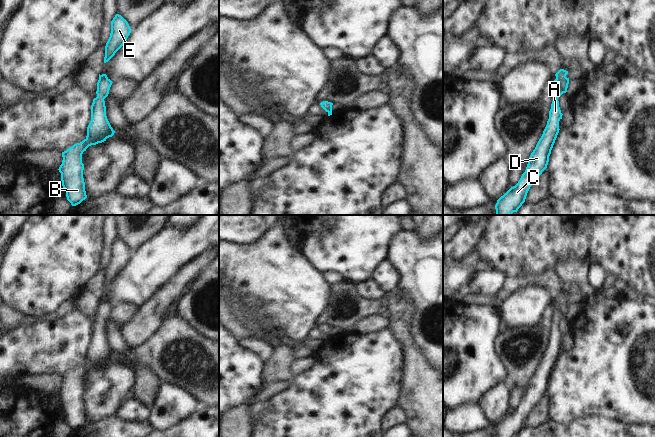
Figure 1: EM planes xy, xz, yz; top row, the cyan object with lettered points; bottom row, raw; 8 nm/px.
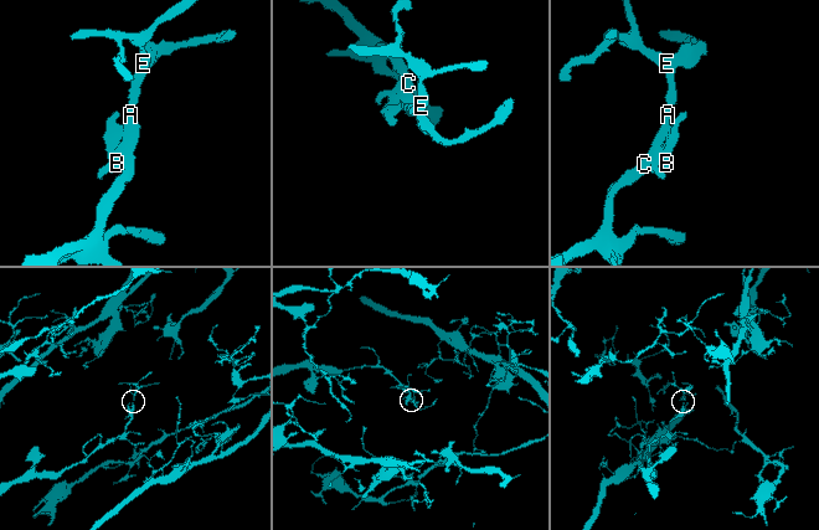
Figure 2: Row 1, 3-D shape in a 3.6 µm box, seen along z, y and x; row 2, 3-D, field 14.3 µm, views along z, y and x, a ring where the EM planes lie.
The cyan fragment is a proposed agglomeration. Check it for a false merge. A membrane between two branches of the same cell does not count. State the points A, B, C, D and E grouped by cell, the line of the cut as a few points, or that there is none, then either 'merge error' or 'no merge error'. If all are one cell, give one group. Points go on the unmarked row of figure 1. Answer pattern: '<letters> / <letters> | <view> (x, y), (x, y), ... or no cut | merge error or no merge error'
A B C D E | no cut | no merge error

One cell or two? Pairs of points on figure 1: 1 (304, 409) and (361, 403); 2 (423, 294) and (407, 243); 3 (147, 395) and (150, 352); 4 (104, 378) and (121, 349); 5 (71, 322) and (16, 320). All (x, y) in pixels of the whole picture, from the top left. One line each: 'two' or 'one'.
1: one
2: one
3: two
4: two
5: two

